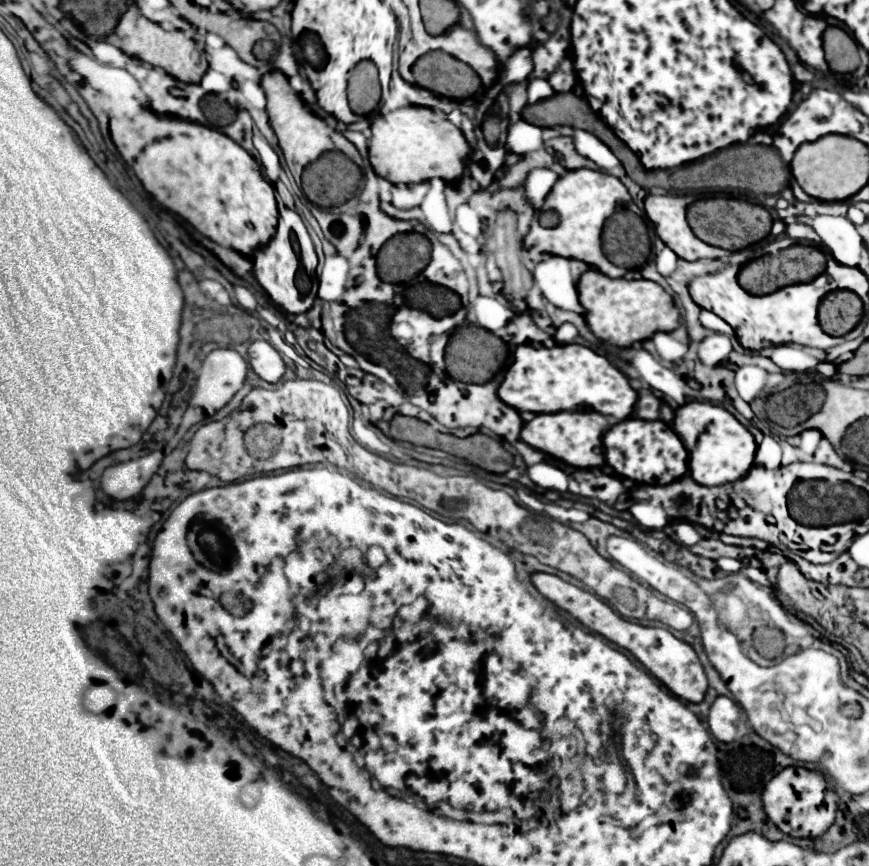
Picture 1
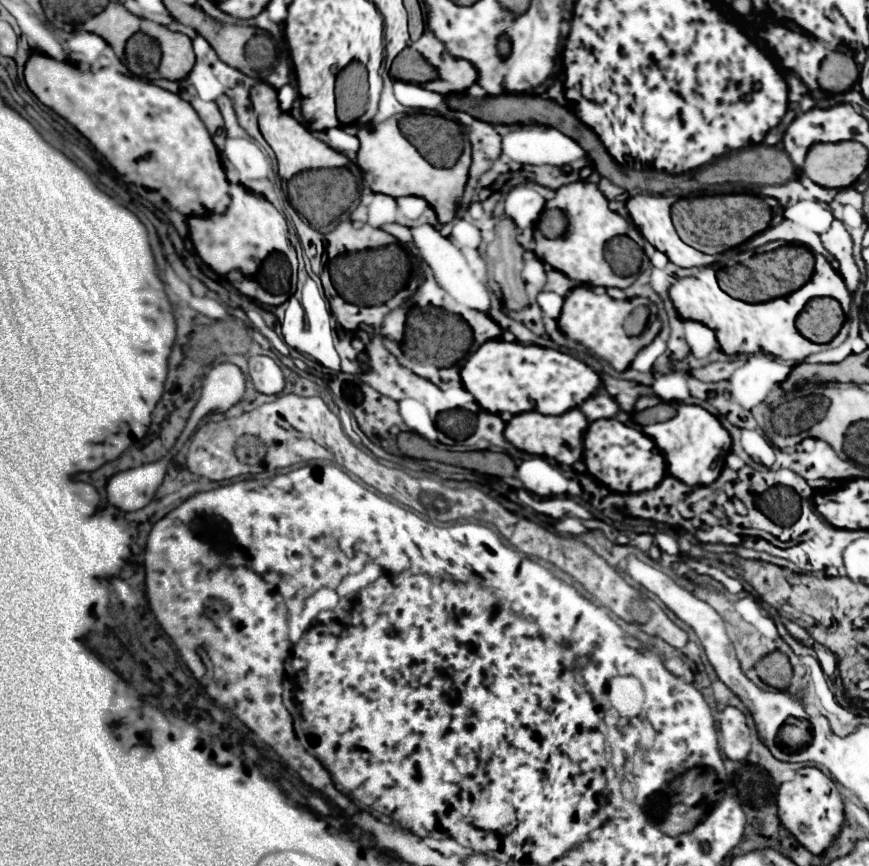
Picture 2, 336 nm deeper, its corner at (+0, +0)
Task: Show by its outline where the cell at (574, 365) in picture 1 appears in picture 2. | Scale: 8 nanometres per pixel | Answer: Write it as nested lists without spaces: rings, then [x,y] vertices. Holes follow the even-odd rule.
[[[504,340],[484,342],[460,368],[460,380],[462,380],[464,388],[474,396],[476,404],[482,410],[492,412],[492,414],[500,414],[500,412],[522,414],[522,412],[536,410],[540,414],[558,416],[558,414],[568,412],[570,408],[580,406],[600,386],[600,376],[590,366],[586,366],[584,362],[580,362],[568,354],[562,354],[562,352],[550,350],[550,348],[542,348],[542,346],[522,346],[518,342],[504,342]]]

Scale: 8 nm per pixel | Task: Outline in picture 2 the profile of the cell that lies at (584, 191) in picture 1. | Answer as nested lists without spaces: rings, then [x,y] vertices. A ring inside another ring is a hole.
[[[572,182],[566,186],[560,186],[556,190],[556,196],[546,202],[546,208],[560,208],[566,212],[570,220],[570,228],[566,236],[560,236],[556,240],[544,238],[539,230],[534,232],[534,254],[550,264],[554,270],[562,272],[570,280],[592,284],[592,286],[602,286],[602,288],[628,288],[632,280],[624,280],[622,276],[616,276],[608,262],[604,260],[604,244],[614,238],[614,236],[632,236],[636,242],[646,242],[640,232],[634,228],[632,222],[622,218],[620,214],[612,212],[608,208],[608,200],[604,194],[598,190],[596,184],[592,182]]]

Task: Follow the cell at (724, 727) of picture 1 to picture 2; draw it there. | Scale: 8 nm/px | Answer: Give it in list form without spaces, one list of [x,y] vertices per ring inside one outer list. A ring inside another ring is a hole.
[[[728,706],[720,714],[720,748],[730,760],[744,760],[750,752],[750,730],[738,708]]]

